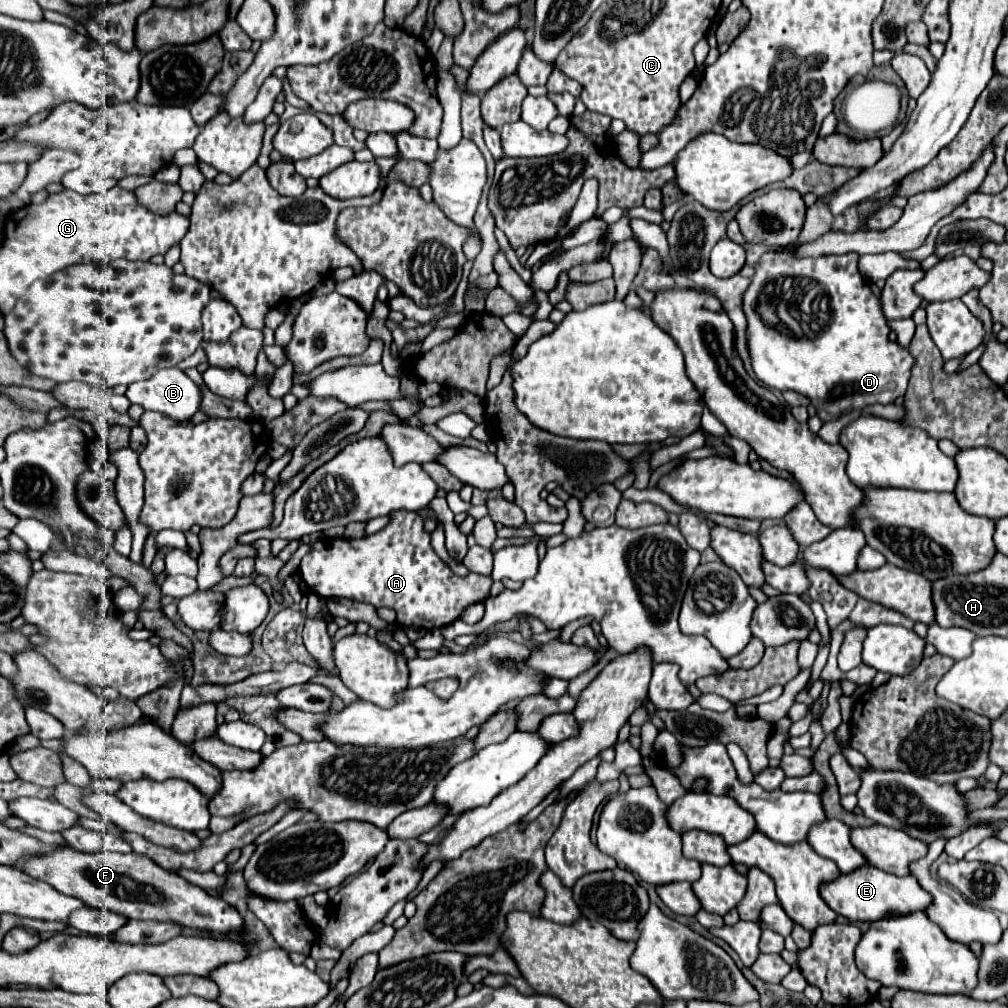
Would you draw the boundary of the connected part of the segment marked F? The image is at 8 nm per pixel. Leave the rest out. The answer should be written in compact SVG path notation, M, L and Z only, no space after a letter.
M63 846L49 856L33 856L33 860L25 860L19 870L27 872L37 880L45 880L61 894L75 896L87 906L111 910L125 916L127 920L161 920L173 922L181 928L207 930L211 934L239 934L245 930L243 916L223 898L207 894L205 890L189 884L181 876L175 876L175 872L169 872L157 866L147 856L135 852L83 854L69 846Z

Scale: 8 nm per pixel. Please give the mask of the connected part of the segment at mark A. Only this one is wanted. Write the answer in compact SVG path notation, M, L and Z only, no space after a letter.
M409 510L391 512L389 524L373 536L359 540L315 540L311 552L307 552L299 564L299 576L305 580L309 590L321 598L343 596L373 604L375 608L387 606L397 612L399 626L419 626L425 630L451 624L459 618L465 606L485 602L491 588L489 576L469 574L461 578L453 574L435 554L431 534L423 528L423 516Z

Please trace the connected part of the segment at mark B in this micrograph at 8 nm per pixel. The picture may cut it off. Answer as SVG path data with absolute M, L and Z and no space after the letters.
M163 368L161 372L155 372L151 378L129 384L125 396L131 400L131 404L139 404L145 410L161 412L173 420L189 420L199 410L201 392L195 386L195 382L179 368Z

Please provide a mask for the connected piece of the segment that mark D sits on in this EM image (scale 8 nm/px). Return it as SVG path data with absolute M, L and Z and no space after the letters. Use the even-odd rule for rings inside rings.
M845 254L845 256L825 256L825 258L793 258L793 256L765 256L765 260L761 260L761 264L755 270L755 276L751 280L749 290L743 296L743 310L747 316L747 342L749 342L749 352L751 352L751 360L753 360L753 370L757 374L757 378L775 390L793 390L799 392L803 396L807 396L811 400L811 404L817 410L817 416L823 422L831 422L837 420L841 414L851 412L851 410L863 410L869 404L893 404L897 398L901 398L909 386L909 378L911 378L911 368L915 366L913 356L909 354L909 348L903 348L899 342L891 342L889 340L889 332L891 328L887 326L885 318L881 316L881 304L879 298L871 292L869 288L869 280L865 280L859 274L857 268L857 254ZM803 304L809 306L809 310L803 310Z

